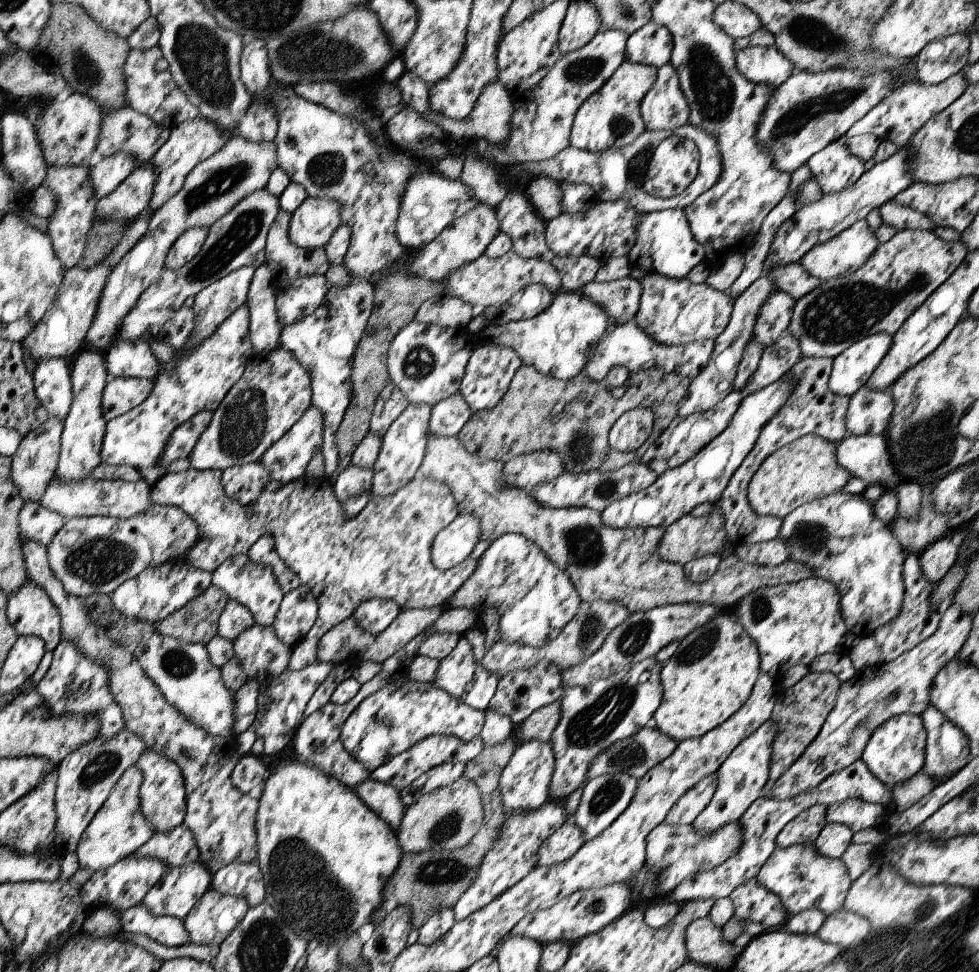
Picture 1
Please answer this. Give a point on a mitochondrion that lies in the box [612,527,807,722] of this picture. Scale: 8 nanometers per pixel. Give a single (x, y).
(702, 643)

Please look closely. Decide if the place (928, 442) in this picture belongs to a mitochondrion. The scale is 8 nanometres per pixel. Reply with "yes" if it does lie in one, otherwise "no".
yes

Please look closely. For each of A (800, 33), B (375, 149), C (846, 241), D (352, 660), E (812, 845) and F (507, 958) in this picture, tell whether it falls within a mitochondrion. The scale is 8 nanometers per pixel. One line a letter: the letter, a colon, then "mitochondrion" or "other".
A: mitochondrion
B: other
C: other
D: other
E: other
F: other

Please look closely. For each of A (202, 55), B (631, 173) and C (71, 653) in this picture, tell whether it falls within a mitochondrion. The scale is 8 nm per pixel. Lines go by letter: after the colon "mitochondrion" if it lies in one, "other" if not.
A: mitochondrion
B: mitochondrion
C: other

